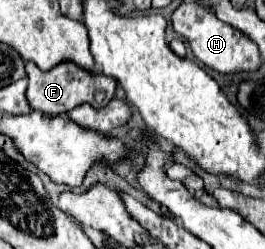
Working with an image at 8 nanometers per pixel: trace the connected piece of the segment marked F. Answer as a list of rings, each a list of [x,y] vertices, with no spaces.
[[[27,61],[25,71],[27,71],[27,79],[29,79],[27,101],[35,111],[41,111],[41,113],[59,115],[59,113],[71,111],[73,107],[77,107],[81,103],[89,103],[95,109],[101,109],[115,95],[115,85],[117,85],[115,79],[105,77],[103,73],[91,73],[73,61],[63,61],[49,71],[41,71],[37,65],[31,65],[31,61]]]

